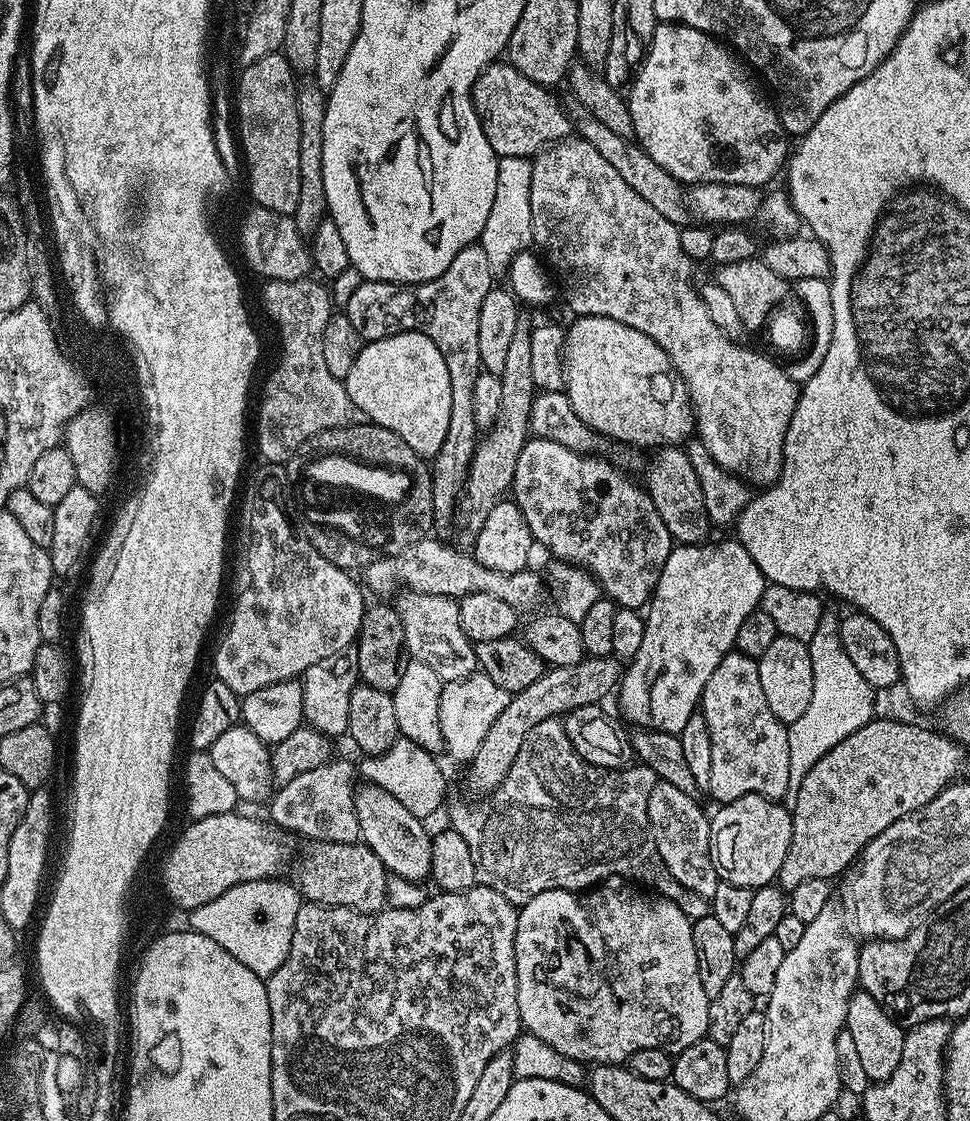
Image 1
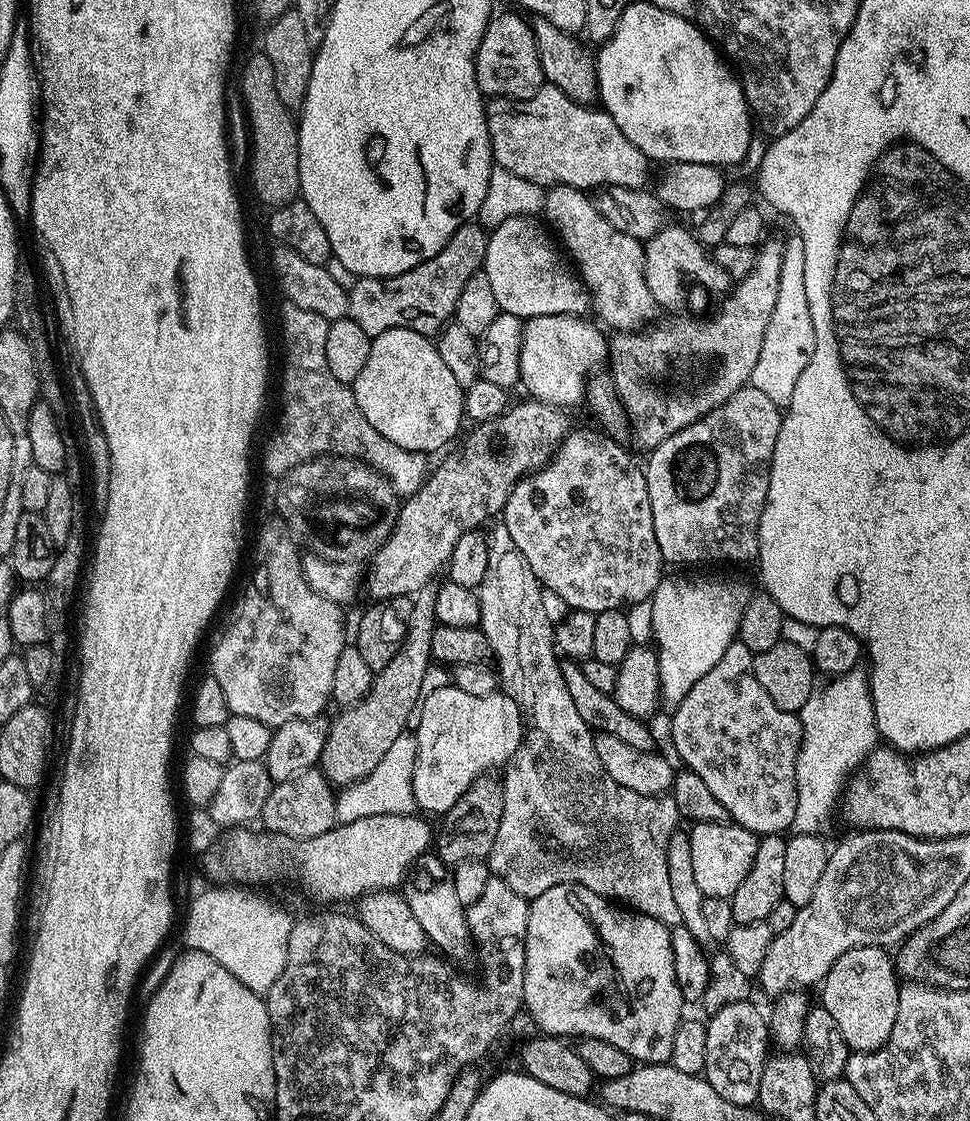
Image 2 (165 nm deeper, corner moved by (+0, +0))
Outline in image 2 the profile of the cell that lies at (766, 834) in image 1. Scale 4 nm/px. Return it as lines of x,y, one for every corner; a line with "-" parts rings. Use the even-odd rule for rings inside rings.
735,822
718,824
692,824
690,828
692,842
691,853
694,854
694,878
706,896
731,897
742,880
750,874
758,854
760,840
757,833
746,830

